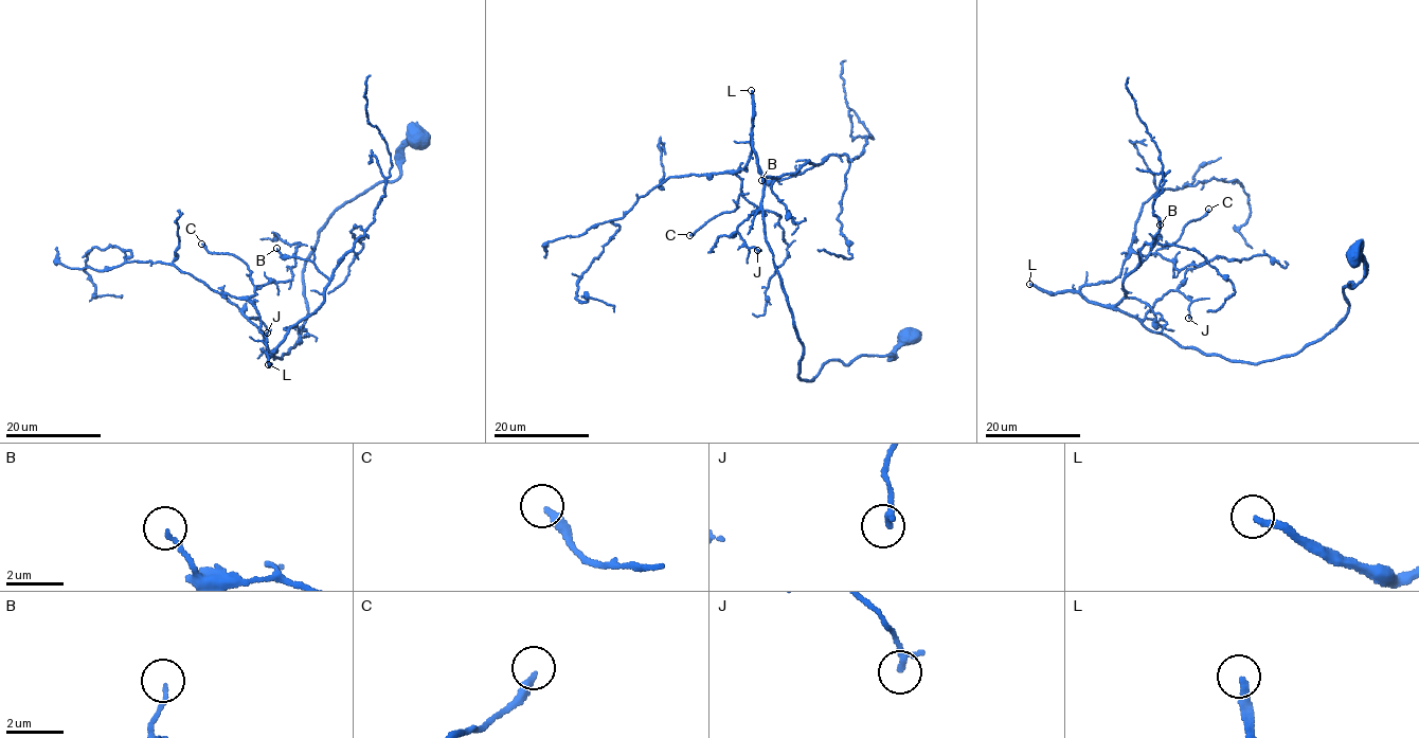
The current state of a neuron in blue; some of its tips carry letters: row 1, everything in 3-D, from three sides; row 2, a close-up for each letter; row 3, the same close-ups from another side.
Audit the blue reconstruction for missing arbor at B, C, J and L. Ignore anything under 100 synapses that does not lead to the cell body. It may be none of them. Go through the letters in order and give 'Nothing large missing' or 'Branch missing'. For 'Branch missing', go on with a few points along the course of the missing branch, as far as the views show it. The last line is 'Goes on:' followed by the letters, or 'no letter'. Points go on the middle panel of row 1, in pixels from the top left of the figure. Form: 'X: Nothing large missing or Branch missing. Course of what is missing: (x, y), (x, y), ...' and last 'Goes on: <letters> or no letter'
B: Nothing large missing
C: Nothing large missing
J: Nothing large missing
L: Branch missing
Goes on: L

